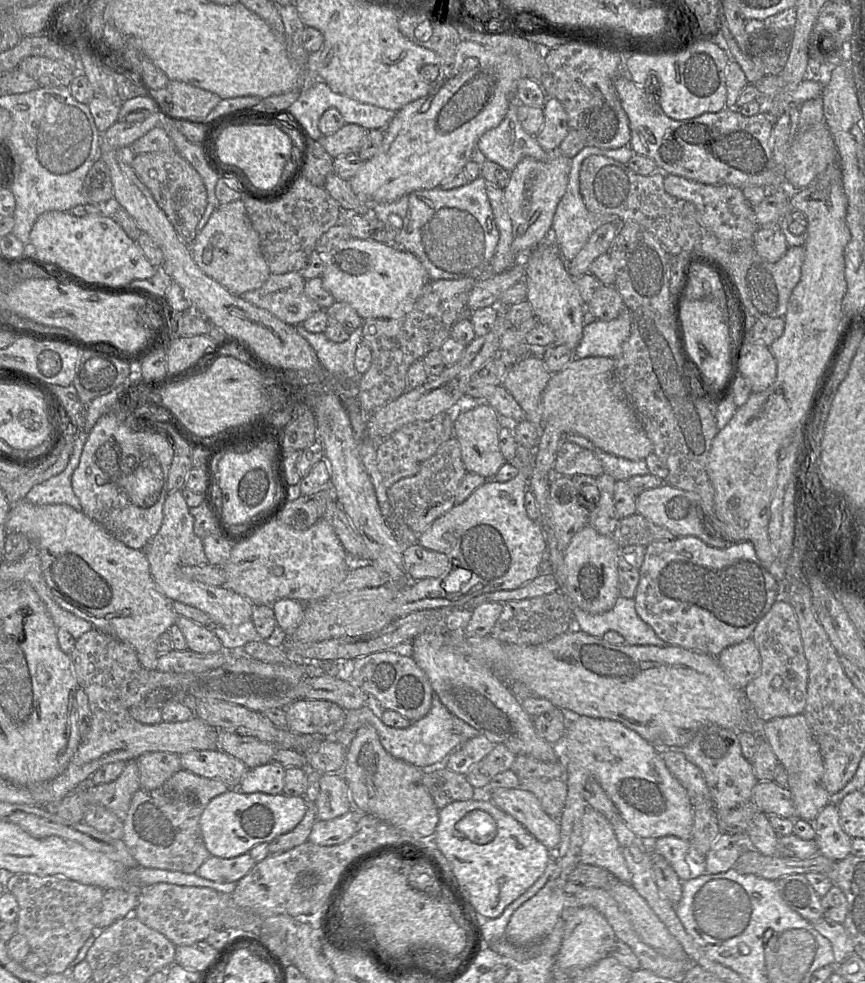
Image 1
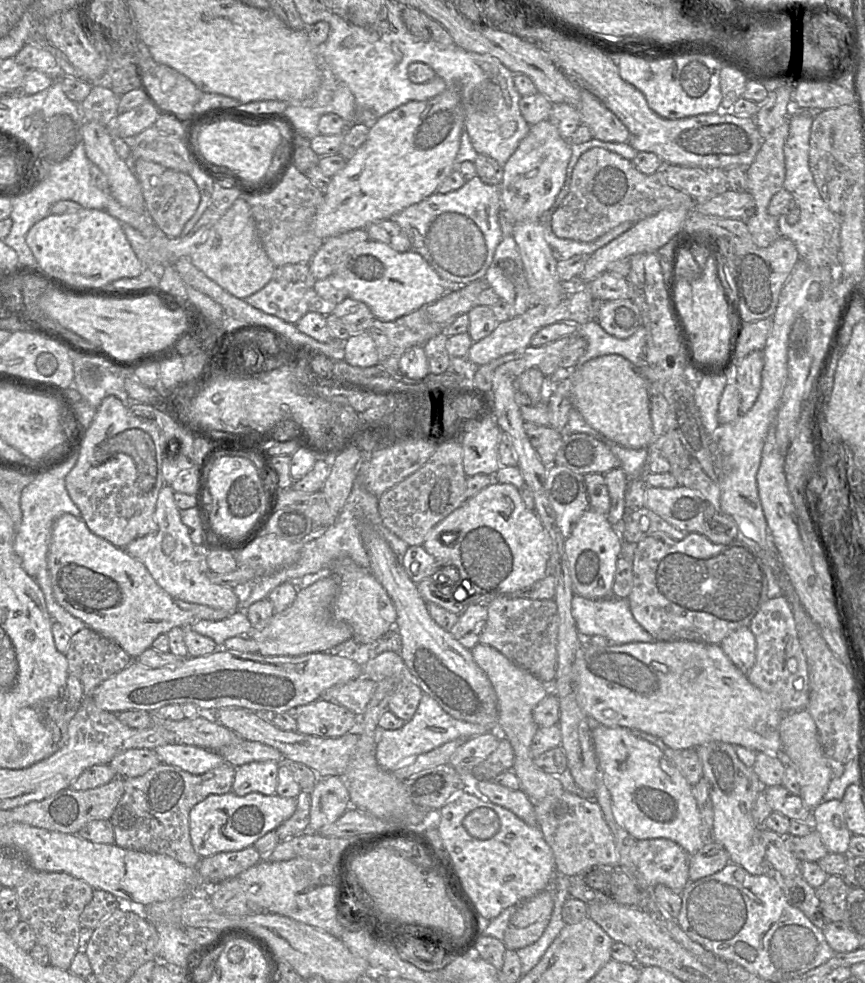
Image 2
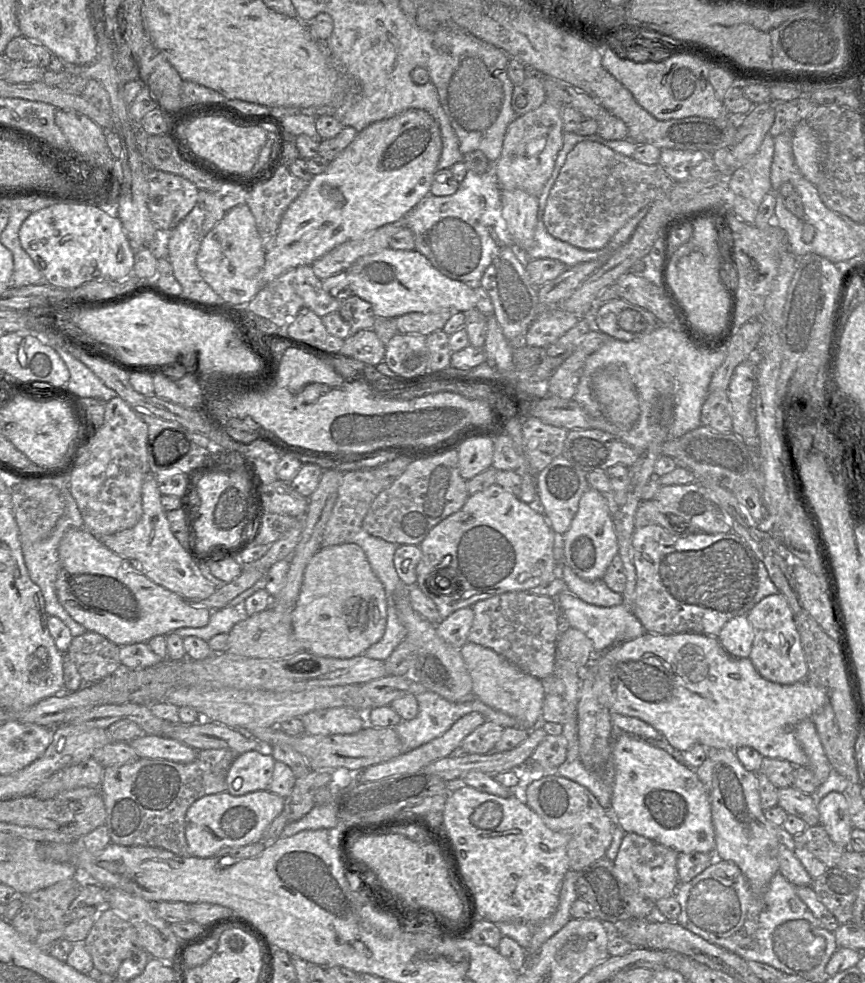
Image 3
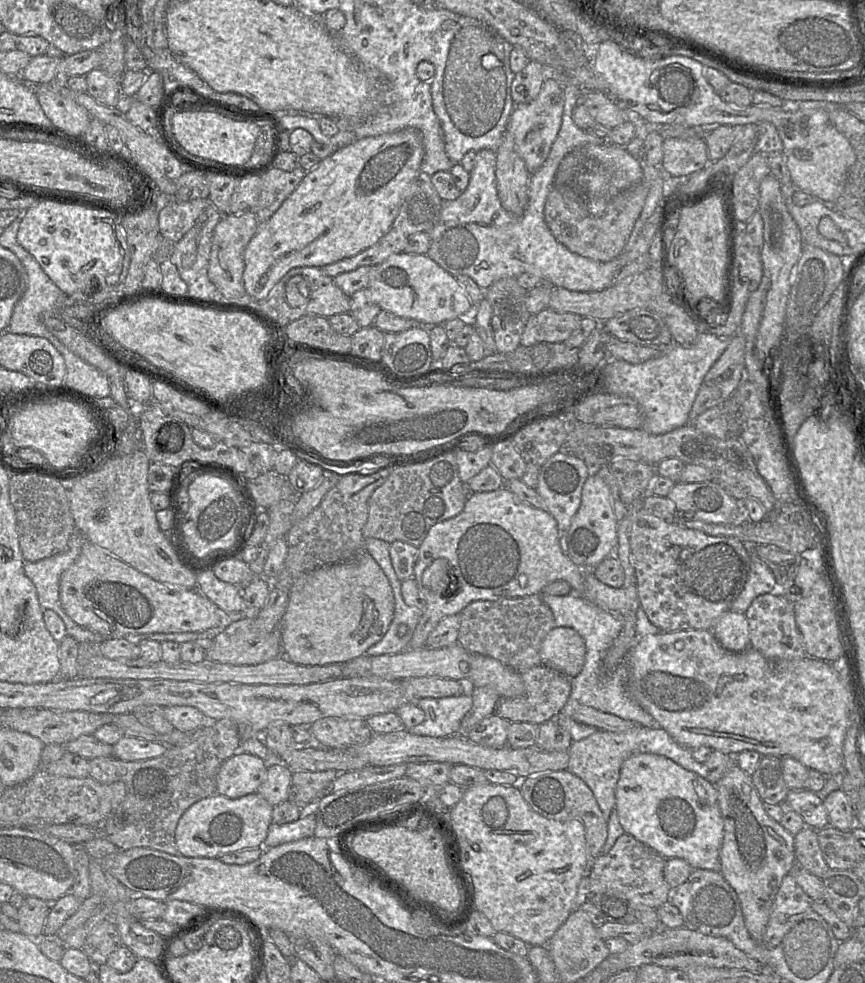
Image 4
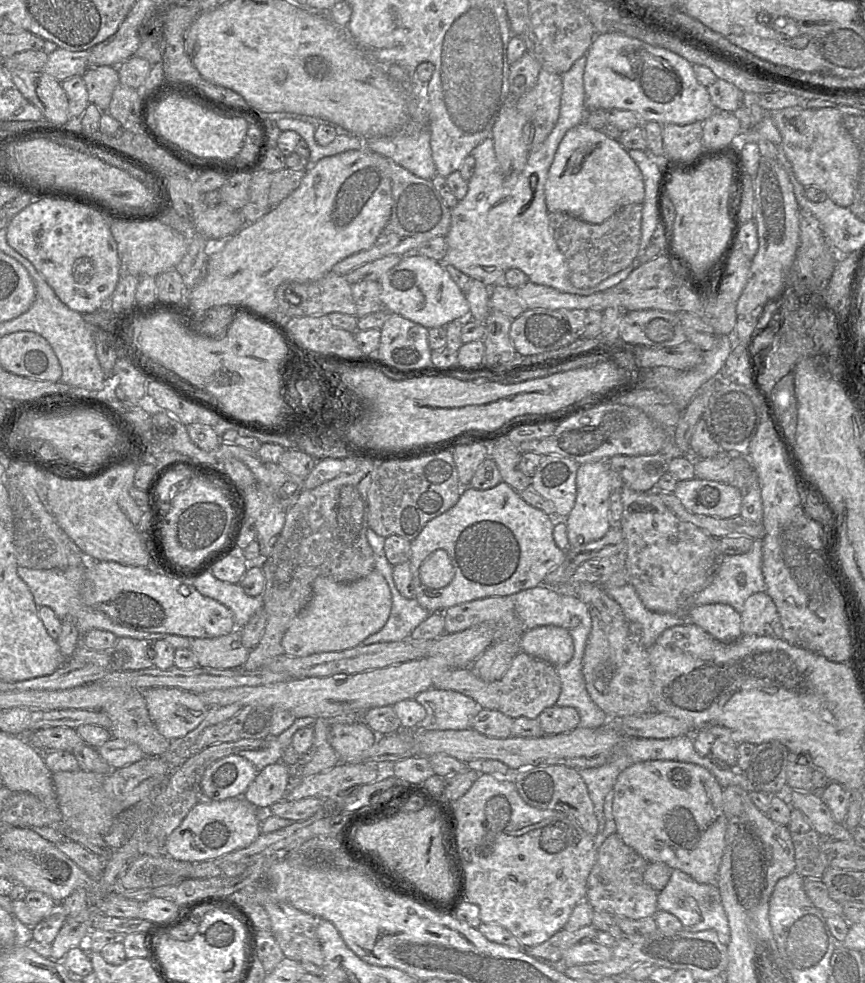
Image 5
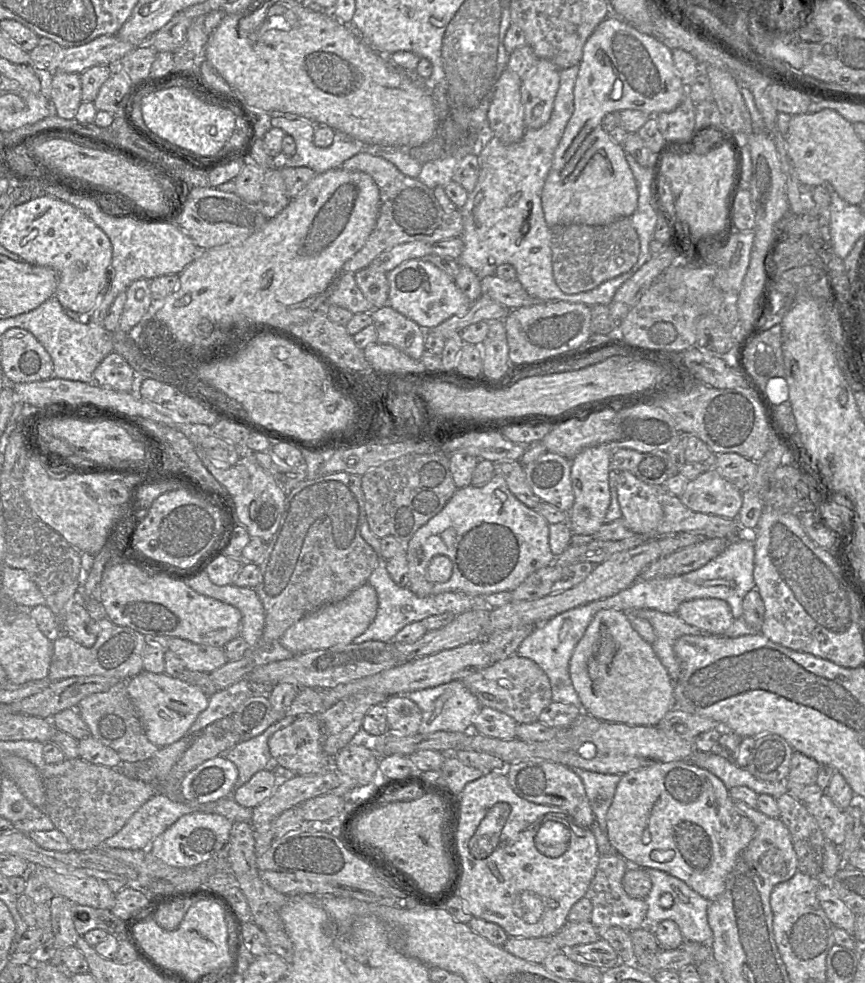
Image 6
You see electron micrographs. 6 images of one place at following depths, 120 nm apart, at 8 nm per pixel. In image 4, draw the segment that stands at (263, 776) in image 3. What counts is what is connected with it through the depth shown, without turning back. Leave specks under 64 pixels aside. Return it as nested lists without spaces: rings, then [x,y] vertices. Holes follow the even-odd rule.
[[[234,754],[221,765],[217,778],[217,793],[230,799],[238,799],[257,792],[266,779],[267,767],[258,756]]]

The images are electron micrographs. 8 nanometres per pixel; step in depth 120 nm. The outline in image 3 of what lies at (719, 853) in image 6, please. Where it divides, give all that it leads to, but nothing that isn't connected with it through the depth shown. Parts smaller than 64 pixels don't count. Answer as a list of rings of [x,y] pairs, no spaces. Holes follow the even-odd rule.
[[[618,733],[612,748],[615,778],[610,810],[626,833],[636,833],[677,853],[714,853],[710,796],[695,770],[649,741]]]

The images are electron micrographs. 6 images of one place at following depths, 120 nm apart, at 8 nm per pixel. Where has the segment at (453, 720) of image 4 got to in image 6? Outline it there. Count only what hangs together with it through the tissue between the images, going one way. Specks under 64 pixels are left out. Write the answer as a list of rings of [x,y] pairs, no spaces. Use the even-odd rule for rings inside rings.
[[[461,680],[413,691],[406,694],[406,697],[415,702],[422,711],[422,721],[418,729],[418,732],[422,734],[437,731],[474,732],[474,721],[482,708],[477,697]]]

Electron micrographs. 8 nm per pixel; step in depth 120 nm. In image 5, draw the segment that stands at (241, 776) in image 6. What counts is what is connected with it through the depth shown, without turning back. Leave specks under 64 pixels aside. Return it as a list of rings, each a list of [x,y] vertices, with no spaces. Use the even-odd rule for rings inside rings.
[[[296,718],[293,724],[276,737],[265,738],[265,747],[258,750],[242,750],[237,755],[250,761],[258,772],[270,764],[281,761],[282,753],[291,745],[293,734],[300,728],[312,726],[313,718]]]

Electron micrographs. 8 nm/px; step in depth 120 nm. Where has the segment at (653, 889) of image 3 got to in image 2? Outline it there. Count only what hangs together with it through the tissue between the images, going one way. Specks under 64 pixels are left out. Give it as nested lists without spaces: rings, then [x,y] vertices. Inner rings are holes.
[[[637,840],[630,856],[640,875],[652,888],[662,884],[680,894],[689,882],[689,854],[672,840]]]

